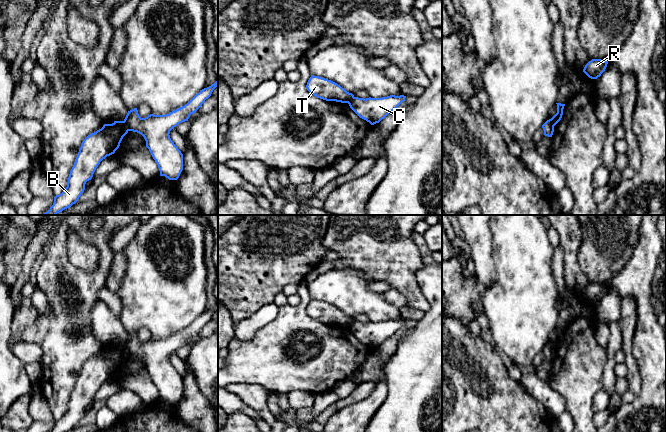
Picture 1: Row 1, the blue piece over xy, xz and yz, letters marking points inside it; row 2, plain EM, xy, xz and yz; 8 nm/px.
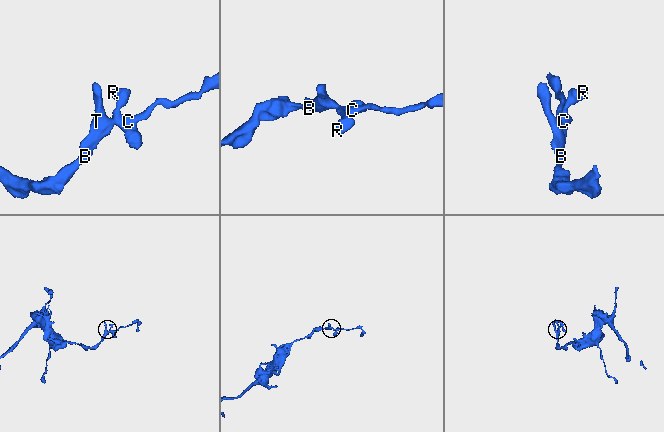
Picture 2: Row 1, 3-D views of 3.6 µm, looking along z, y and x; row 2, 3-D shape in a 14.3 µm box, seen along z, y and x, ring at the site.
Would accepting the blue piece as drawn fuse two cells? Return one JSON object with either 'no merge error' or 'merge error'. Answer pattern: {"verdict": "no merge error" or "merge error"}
{"verdict": "merge error"}

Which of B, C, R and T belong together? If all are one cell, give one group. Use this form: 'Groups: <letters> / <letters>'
Groups: B T / C R

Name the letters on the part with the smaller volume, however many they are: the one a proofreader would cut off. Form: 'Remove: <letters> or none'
Remove: C, R

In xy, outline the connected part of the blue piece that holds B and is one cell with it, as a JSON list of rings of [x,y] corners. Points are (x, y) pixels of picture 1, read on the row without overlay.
[[[114,345],[88,359],[82,366],[70,395],[67,411],[54,421],[50,432],[69,432],[75,428],[100,386],[115,377],[129,353],[124,345]]]

